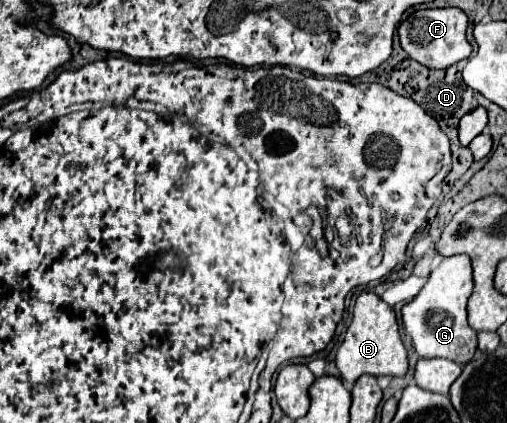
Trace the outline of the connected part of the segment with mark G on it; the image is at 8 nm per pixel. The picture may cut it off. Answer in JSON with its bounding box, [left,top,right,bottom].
[403,255,477,365]

